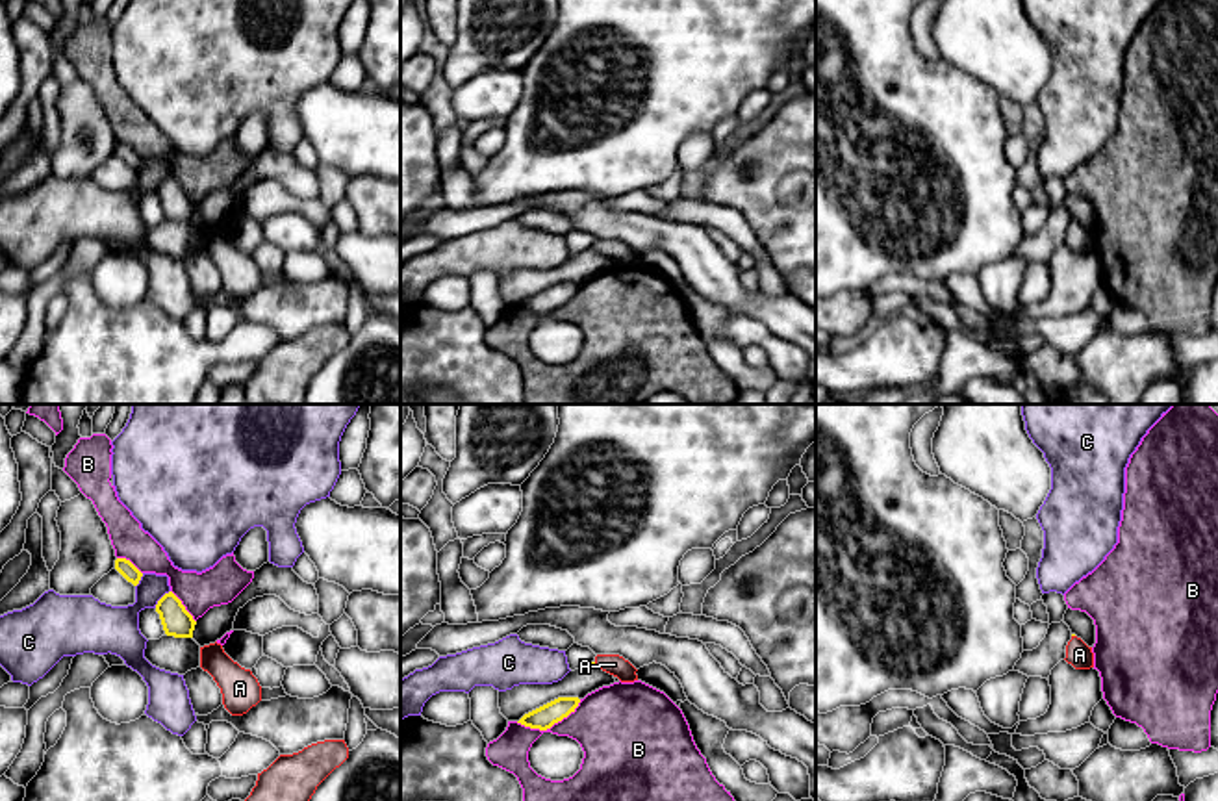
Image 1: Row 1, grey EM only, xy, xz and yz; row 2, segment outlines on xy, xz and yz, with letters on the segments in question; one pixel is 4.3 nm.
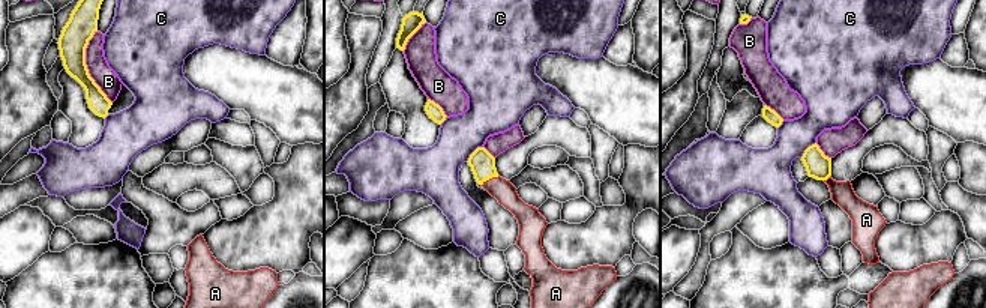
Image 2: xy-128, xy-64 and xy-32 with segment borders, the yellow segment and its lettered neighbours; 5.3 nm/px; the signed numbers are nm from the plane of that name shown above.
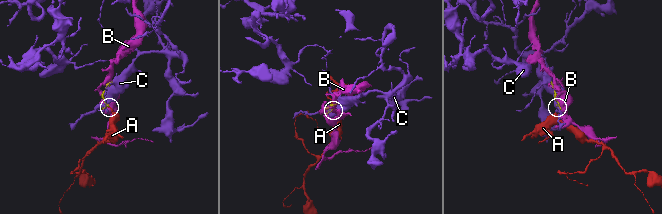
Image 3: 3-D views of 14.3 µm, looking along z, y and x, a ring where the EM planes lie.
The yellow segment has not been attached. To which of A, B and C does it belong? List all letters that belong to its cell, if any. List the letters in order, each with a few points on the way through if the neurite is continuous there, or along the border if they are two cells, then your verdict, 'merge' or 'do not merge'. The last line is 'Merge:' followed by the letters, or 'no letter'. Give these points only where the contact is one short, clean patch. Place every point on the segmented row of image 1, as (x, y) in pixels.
A: runs through xz (592, 662), (596, 664), (614, 664); merge
B: do not merge
C: do not merge
Merge: A

